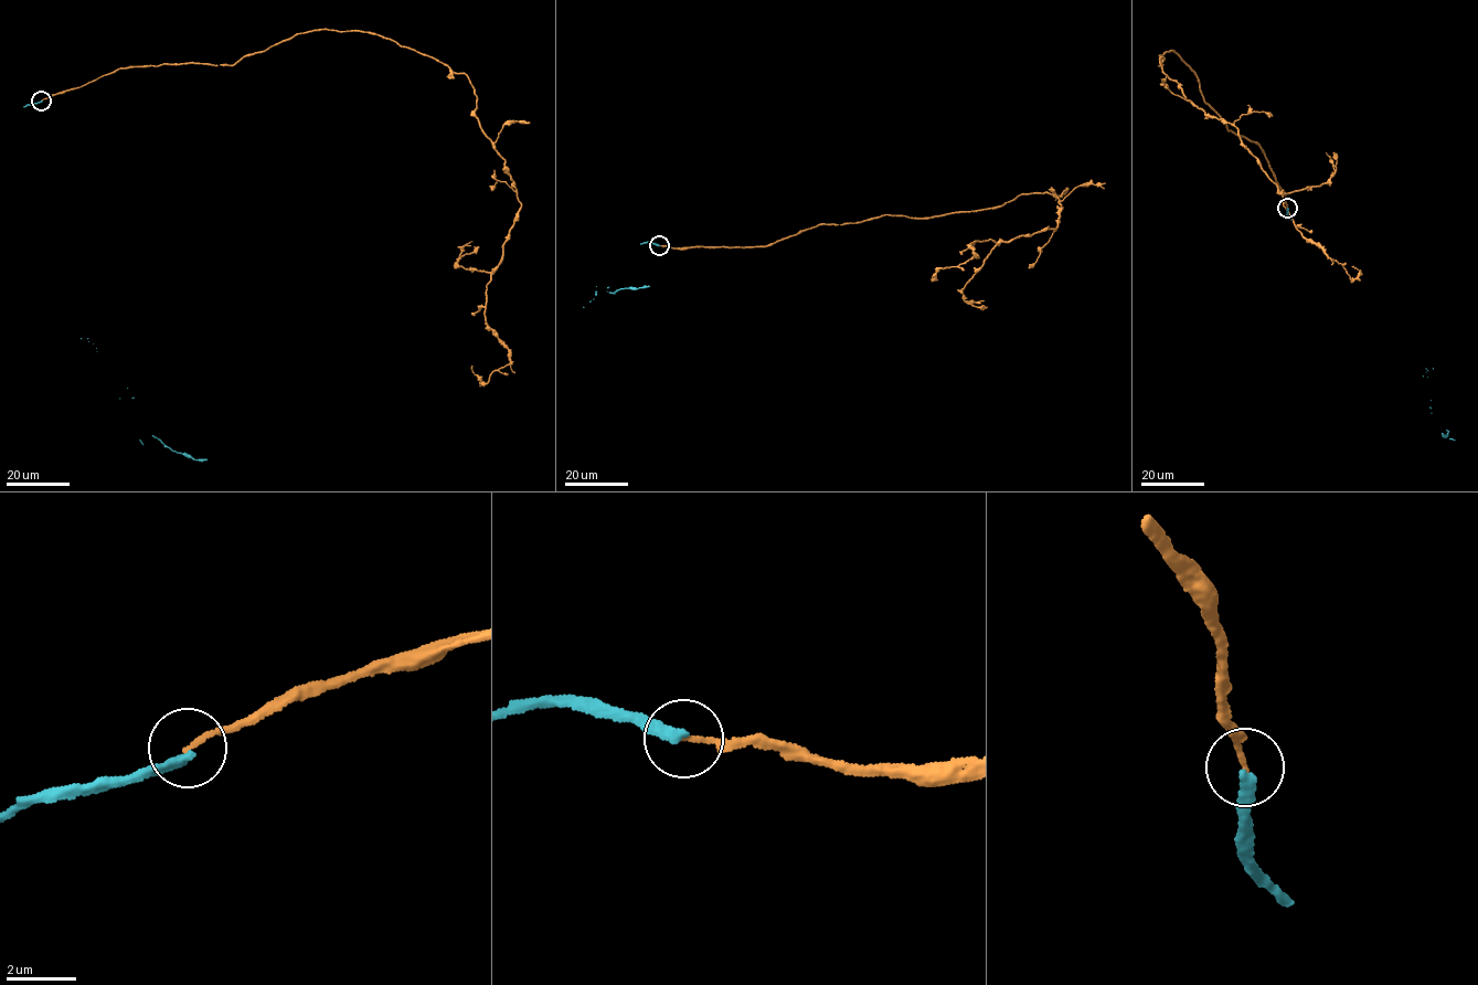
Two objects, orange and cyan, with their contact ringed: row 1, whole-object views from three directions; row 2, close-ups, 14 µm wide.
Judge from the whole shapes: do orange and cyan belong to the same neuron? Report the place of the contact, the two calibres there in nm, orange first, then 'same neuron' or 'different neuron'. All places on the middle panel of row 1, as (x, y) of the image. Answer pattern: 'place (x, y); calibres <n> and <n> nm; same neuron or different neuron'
place (659, 245); calibres 160 and 260 nm; different neuron

